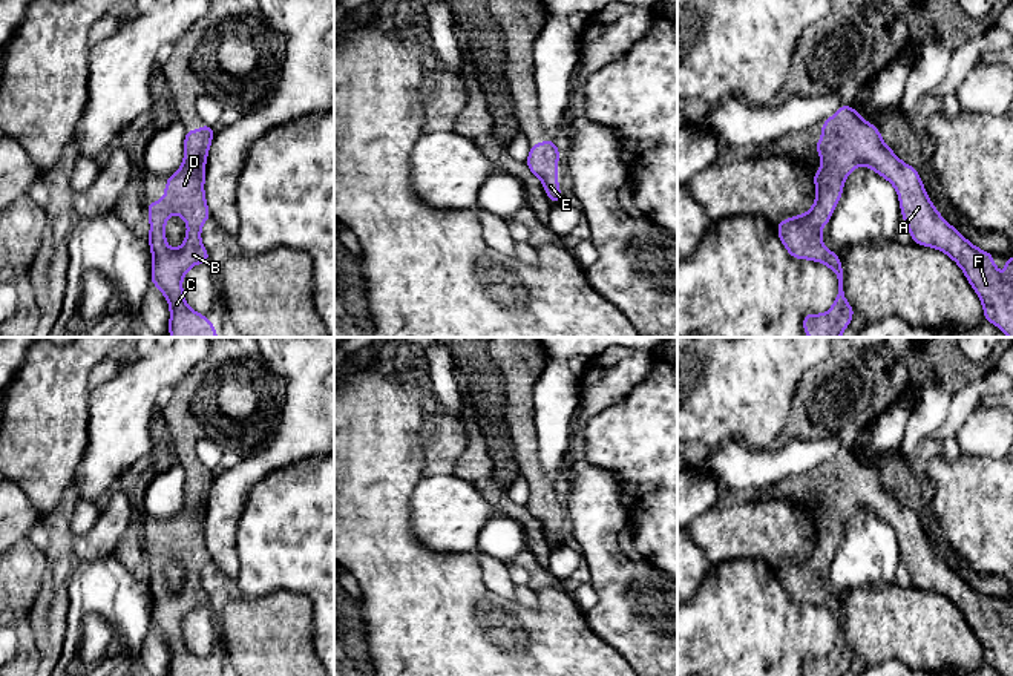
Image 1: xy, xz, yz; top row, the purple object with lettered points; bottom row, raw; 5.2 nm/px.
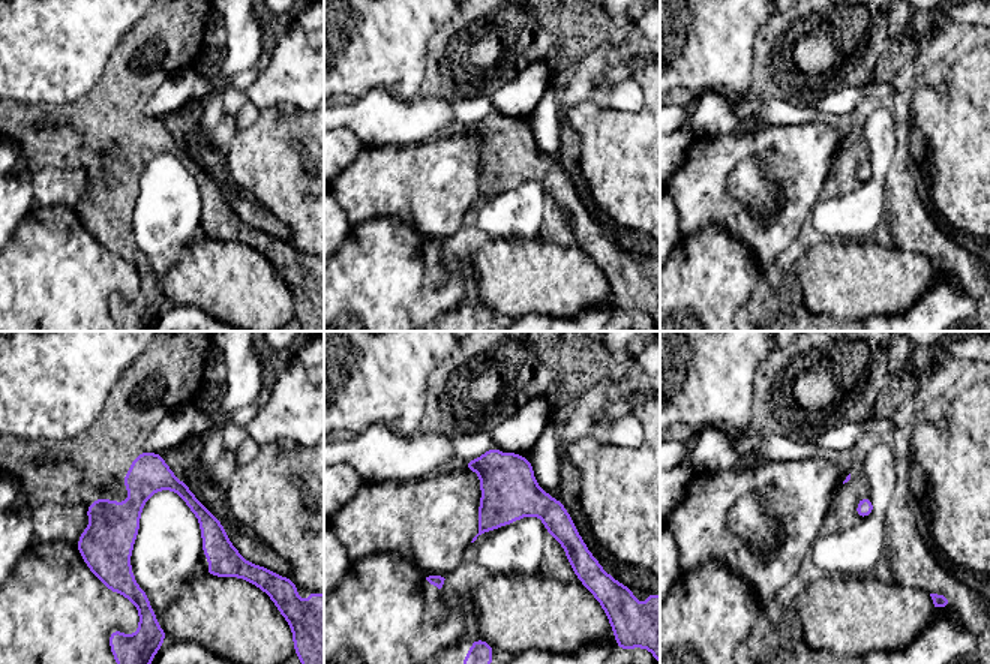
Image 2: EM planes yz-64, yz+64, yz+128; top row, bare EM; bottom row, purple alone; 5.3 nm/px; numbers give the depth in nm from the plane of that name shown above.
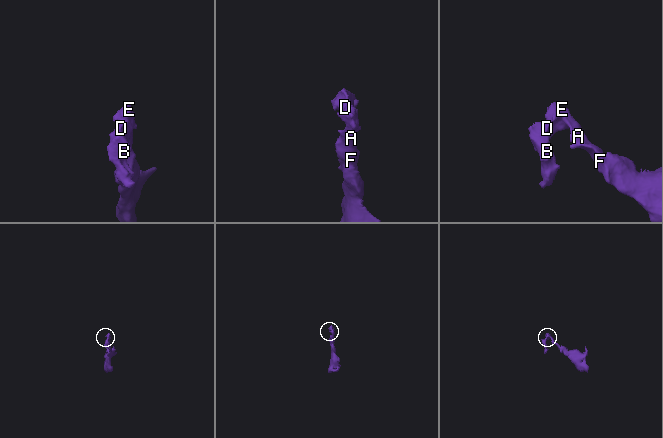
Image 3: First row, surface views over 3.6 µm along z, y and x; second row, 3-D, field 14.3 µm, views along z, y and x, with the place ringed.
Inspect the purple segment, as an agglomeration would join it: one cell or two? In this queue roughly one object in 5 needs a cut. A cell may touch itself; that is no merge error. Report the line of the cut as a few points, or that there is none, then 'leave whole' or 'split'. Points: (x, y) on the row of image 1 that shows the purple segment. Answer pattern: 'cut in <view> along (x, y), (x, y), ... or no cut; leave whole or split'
no cut; leave whole

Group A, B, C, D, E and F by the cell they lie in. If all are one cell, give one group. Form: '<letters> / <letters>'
A B C D E F

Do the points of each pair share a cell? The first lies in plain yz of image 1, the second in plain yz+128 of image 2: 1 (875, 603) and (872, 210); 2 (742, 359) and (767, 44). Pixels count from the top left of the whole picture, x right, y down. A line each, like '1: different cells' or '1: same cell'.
1: different cells
2: different cells

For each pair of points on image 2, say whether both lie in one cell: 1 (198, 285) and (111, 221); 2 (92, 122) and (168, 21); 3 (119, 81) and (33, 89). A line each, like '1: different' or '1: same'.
1: different
2: same
3: different

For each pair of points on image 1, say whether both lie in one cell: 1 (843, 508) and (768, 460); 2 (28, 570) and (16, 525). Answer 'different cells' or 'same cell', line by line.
1: different cells
2: different cells

